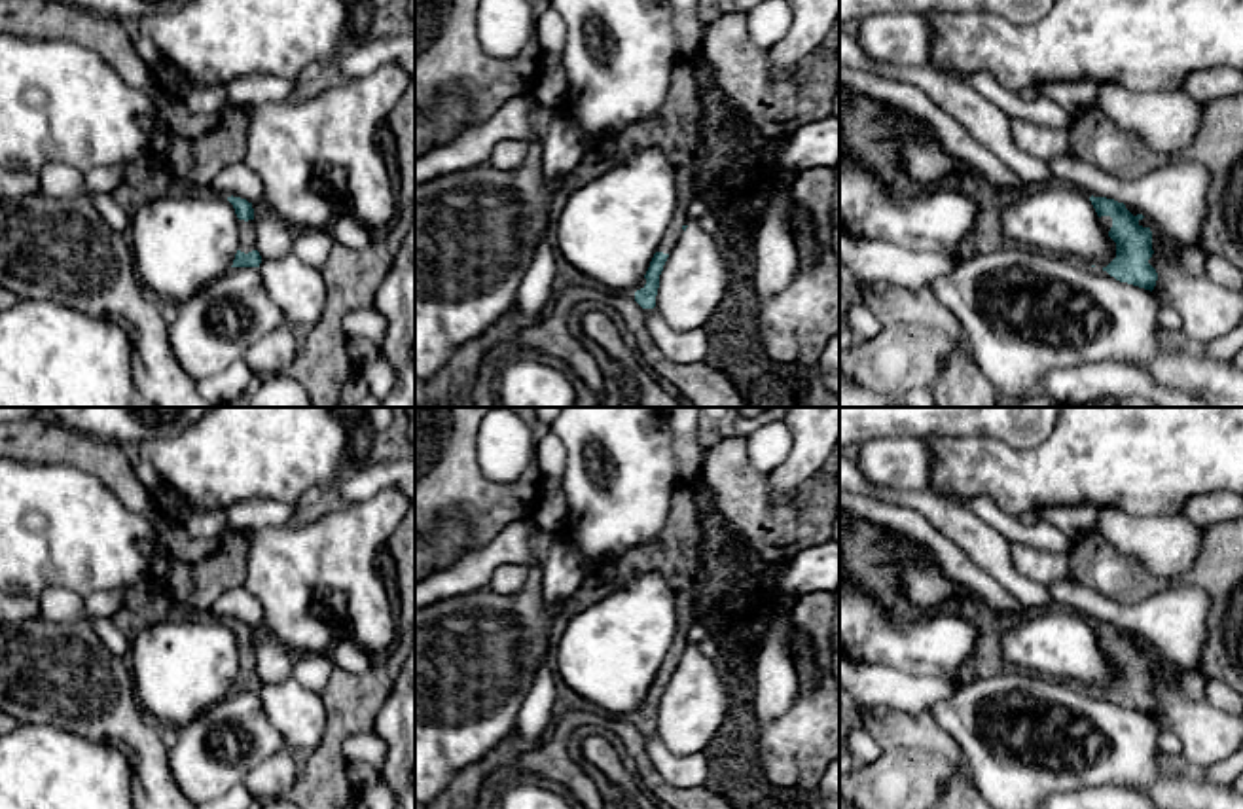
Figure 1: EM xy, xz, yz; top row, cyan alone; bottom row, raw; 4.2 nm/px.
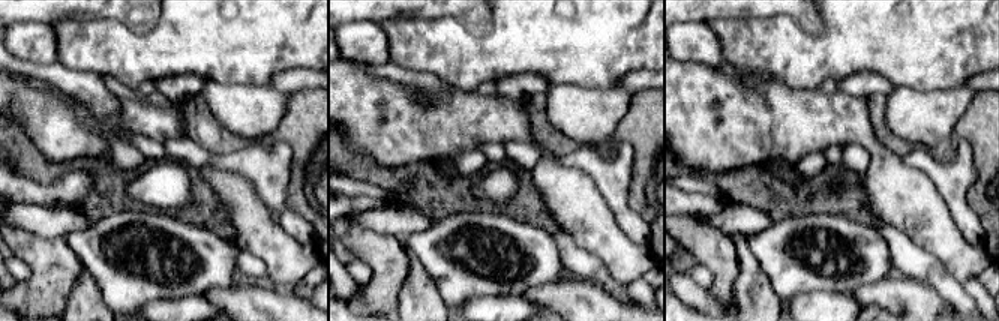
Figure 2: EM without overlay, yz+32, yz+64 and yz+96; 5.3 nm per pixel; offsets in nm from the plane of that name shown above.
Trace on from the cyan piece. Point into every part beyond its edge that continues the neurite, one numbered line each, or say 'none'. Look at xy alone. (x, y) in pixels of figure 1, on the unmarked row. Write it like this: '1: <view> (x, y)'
1: xy (247, 654)

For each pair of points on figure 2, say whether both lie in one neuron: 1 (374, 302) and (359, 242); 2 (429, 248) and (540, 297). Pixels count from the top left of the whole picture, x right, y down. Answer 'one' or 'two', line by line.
1: one
2: two

